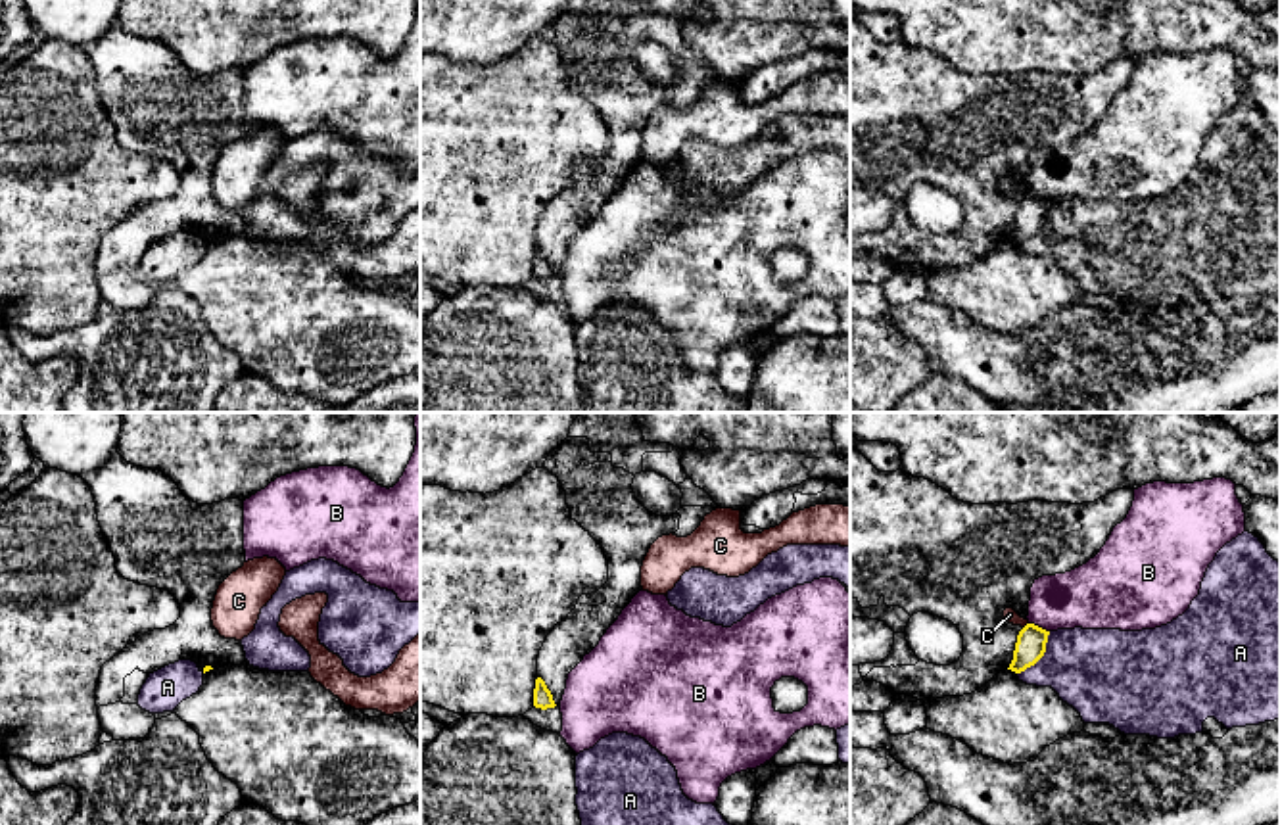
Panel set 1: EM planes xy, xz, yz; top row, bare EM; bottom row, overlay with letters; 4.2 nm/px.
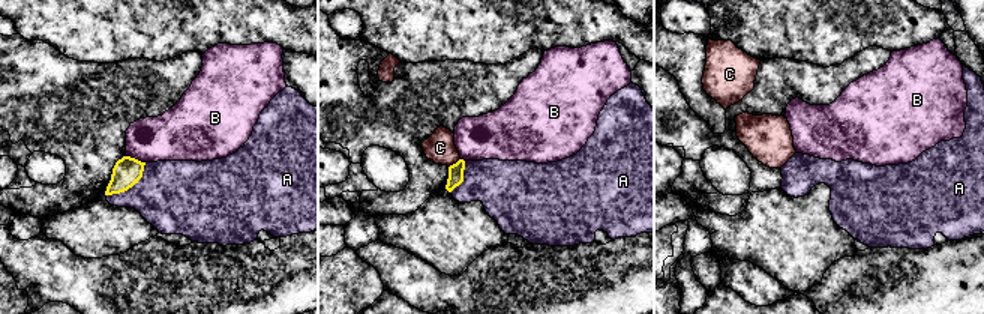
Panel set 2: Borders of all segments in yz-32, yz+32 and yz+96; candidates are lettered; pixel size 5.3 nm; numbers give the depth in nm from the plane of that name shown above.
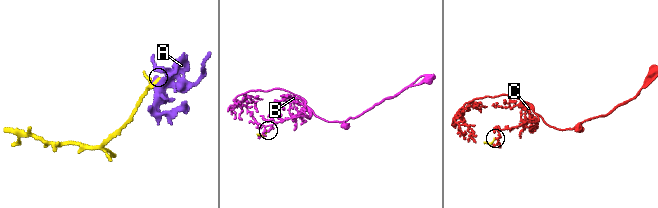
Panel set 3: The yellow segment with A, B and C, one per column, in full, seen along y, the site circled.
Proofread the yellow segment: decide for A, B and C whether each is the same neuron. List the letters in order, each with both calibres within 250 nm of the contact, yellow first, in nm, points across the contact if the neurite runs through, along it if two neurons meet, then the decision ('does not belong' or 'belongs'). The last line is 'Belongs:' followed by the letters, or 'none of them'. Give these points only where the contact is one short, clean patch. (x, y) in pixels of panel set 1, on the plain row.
A: 130 nm thick on the yellow side, 360 nm on the other; does not belong
B: 130 nm thick on the yellow side, 260 nm on the other; does not belong
C: 130 nm thick on the yellow side, 60 nm on the other; border along yz (1027, 192), (1023, 198); does not belong
Belongs: none of them

